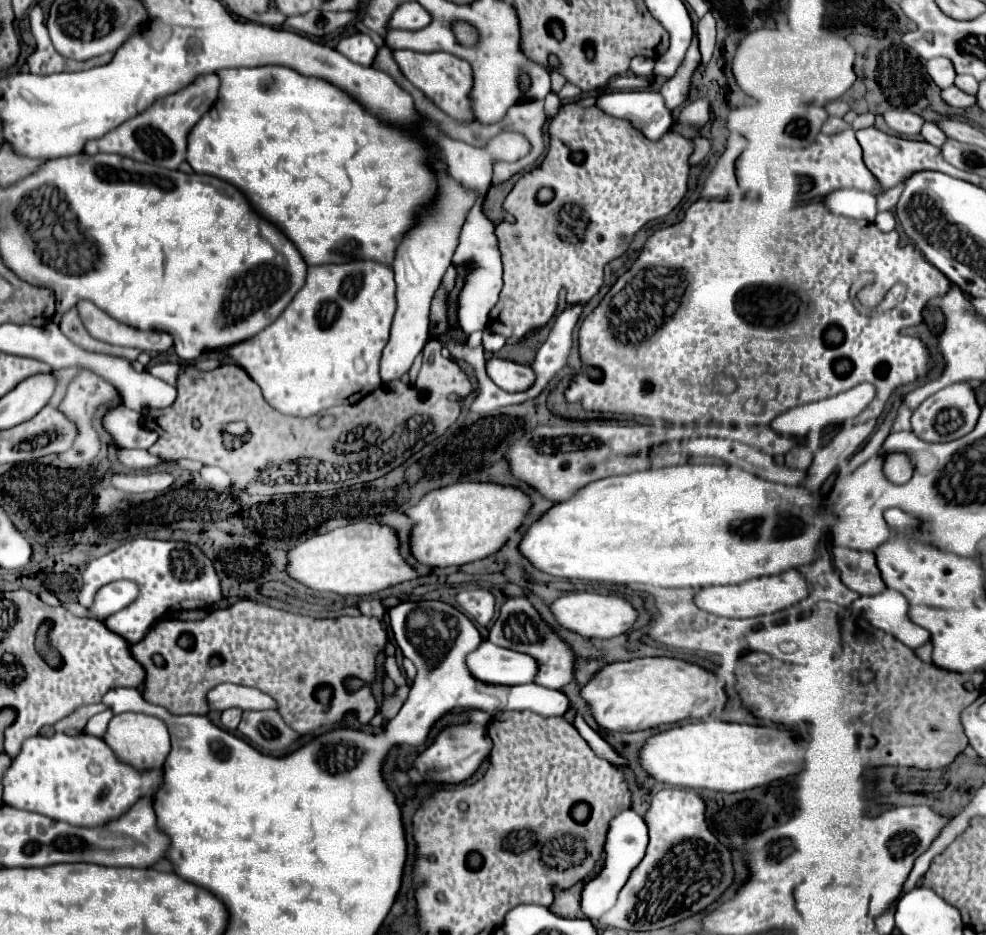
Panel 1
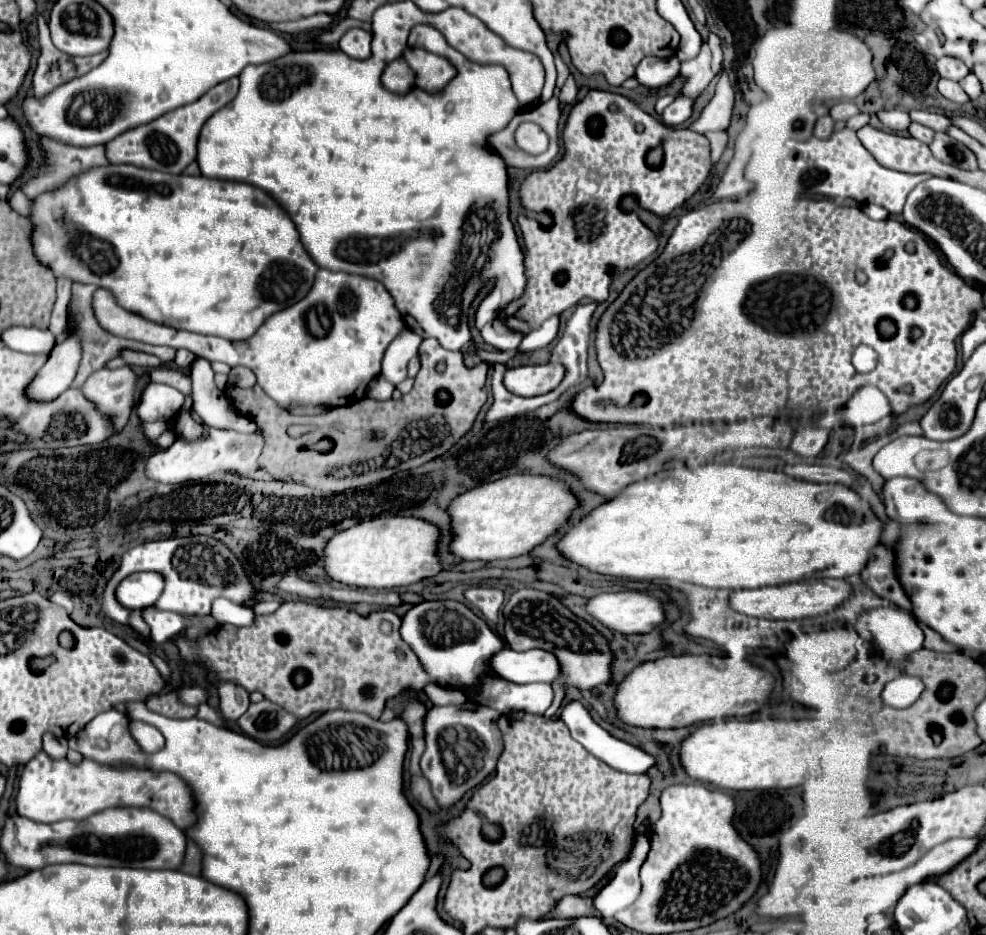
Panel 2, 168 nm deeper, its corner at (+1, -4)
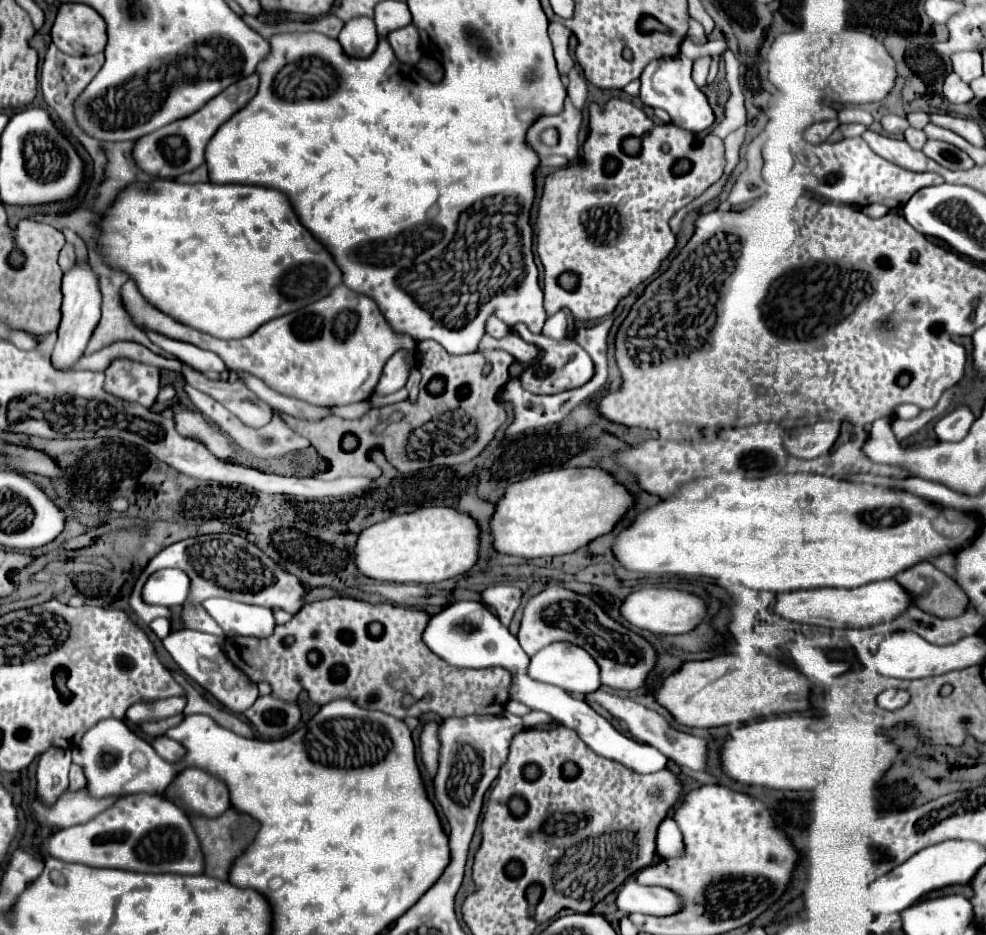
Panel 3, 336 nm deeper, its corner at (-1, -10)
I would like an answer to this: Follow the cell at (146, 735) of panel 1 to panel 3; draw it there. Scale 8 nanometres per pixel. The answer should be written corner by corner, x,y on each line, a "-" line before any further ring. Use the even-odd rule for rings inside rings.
157,736
157,738
153,738
149,744
151,744
153,750
155,750
161,758
165,758
167,762
179,760
179,758
183,756
183,752
185,752
183,746
179,746
179,742
175,742
175,740
167,738
167,736

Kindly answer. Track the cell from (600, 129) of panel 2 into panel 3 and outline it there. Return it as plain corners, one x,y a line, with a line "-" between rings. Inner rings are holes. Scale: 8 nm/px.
609,100
605,104
605,108
601,110
597,104
591,104
589,106
589,136
583,144
583,158
581,162
577,164
571,164
567,168
561,168
553,174
549,174
543,182
543,194
541,194
541,200
539,200
539,208
537,208
537,254
541,258
541,264
543,264
543,294
545,294
545,312
547,312
547,318
553,316
555,312
567,308
571,310
573,318
579,320
579,322
589,322
589,320
597,320
597,318
603,318
607,314
611,314
619,302
619,298
627,296
635,286
639,286
643,280
647,280
651,274
657,272
661,260
665,260
669,256
669,252
673,250
675,246
675,234
671,232
669,228
669,220
675,216
677,210
685,208
689,202
693,202
695,198
699,198
711,184
715,184
721,176
723,176
723,168
725,168
725,156
723,156
723,140
717,138
717,136
705,136
701,144
695,144
693,146
693,134
687,132
687,130
681,130
673,124
665,124
665,126
655,126
643,110
639,110
637,106
633,106
631,102
625,102
625,100
-
627,138
641,138
641,150
637,154
627,154
623,150
623,142
-
681,158
687,158
691,160
691,170
689,172
675,172
675,164
681,160
-
563,272
571,272
579,278
579,284
575,290
567,292
559,286
559,276

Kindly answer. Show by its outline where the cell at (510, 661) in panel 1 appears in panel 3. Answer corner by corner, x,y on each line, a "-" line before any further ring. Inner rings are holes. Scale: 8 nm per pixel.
555,642
555,644
549,644
543,650
539,650
531,658
527,674
533,680
553,684
553,686
563,688
565,692
575,692
575,694
587,694
587,692
591,694
601,686
599,668
597,668
595,660
585,650
581,650
579,646
573,646
573,644
567,644
567,642

